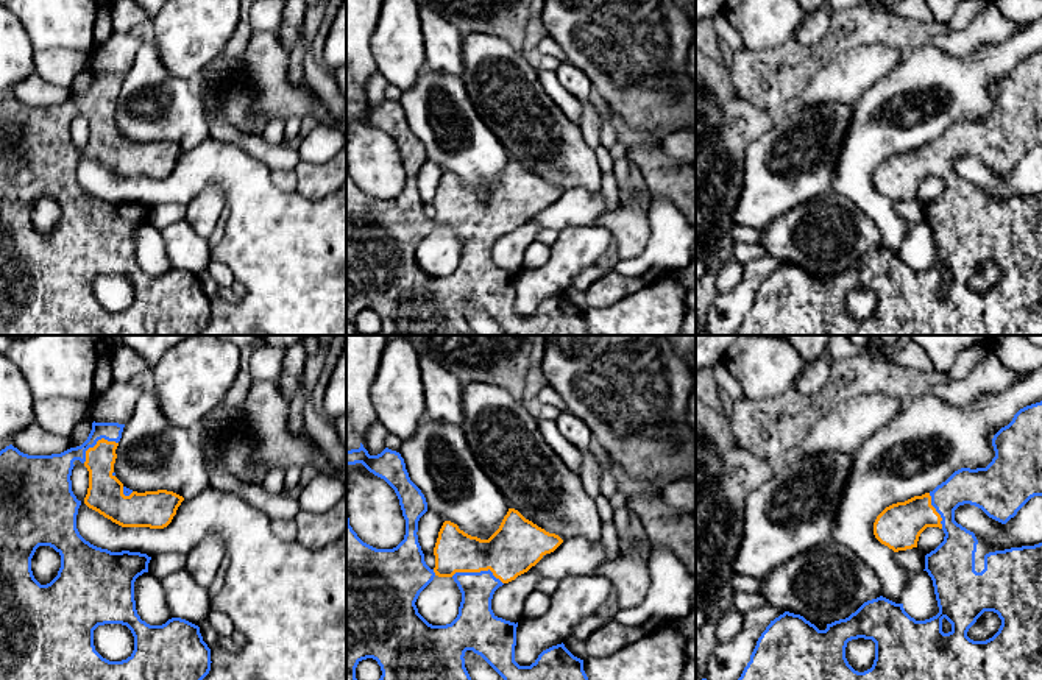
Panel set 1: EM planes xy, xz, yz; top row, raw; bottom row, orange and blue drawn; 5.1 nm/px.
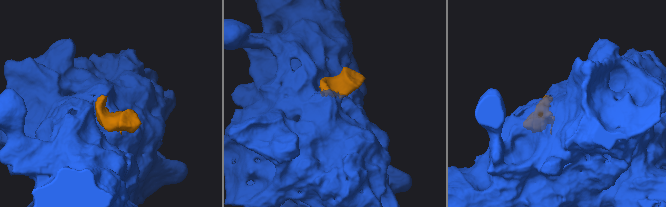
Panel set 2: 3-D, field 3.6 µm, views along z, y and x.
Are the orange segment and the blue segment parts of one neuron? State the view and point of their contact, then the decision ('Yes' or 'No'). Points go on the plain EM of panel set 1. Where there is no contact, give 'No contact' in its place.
Touches orange at xz (478, 222). Yes

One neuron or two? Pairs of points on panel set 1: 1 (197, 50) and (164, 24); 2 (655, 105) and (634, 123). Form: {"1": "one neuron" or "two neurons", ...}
{"1": "one neuron", "2": "one neuron"}

